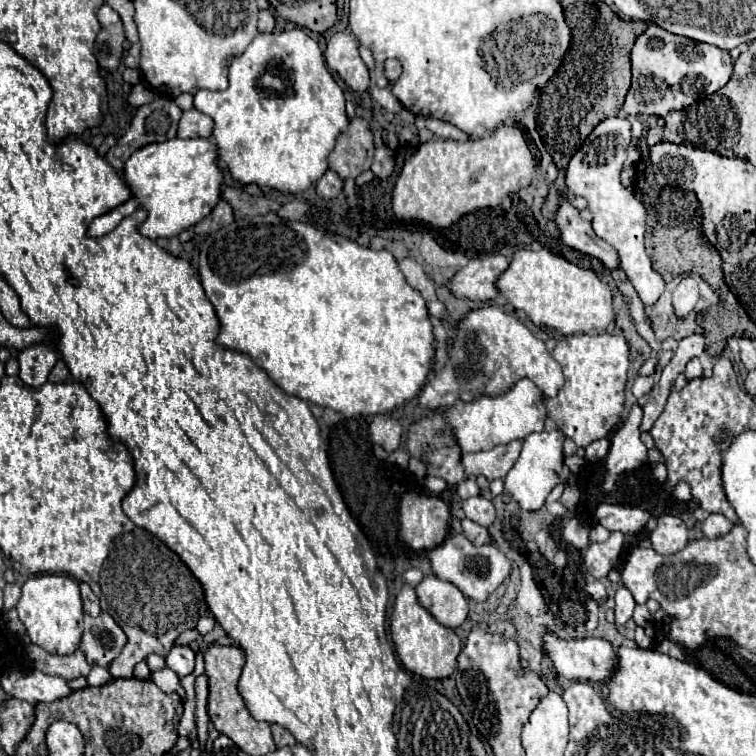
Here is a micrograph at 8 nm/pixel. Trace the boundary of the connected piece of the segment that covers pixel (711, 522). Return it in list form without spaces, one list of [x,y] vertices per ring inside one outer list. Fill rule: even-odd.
[[[709,515],[705,521],[703,521],[703,533],[707,539],[715,539],[715,537],[721,537],[725,533],[731,531],[731,521],[725,517],[725,515]]]

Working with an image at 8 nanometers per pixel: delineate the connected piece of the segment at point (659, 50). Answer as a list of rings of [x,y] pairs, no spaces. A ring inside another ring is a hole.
[[[651,23],[637,37],[631,49],[631,67],[633,83],[623,103],[623,111],[627,115],[647,113],[665,117],[671,111],[681,111],[693,105],[697,99],[723,89],[733,75],[733,59],[727,51],[673,35],[655,23]]]

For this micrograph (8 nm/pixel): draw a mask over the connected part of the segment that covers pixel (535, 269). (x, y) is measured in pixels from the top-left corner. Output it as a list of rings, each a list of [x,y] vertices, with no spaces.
[[[547,249],[515,251],[509,269],[497,281],[497,289],[515,309],[523,309],[535,325],[545,325],[561,335],[607,331],[615,321],[609,287],[593,271],[577,267]]]

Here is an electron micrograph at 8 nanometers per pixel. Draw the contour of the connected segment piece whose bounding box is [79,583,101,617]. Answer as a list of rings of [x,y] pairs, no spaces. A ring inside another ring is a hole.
[[[79,583],[81,587],[81,599],[83,599],[83,609],[85,613],[89,613],[91,617],[97,617],[101,613],[101,607],[99,607],[99,599],[93,595],[93,591],[89,589],[87,583]]]

